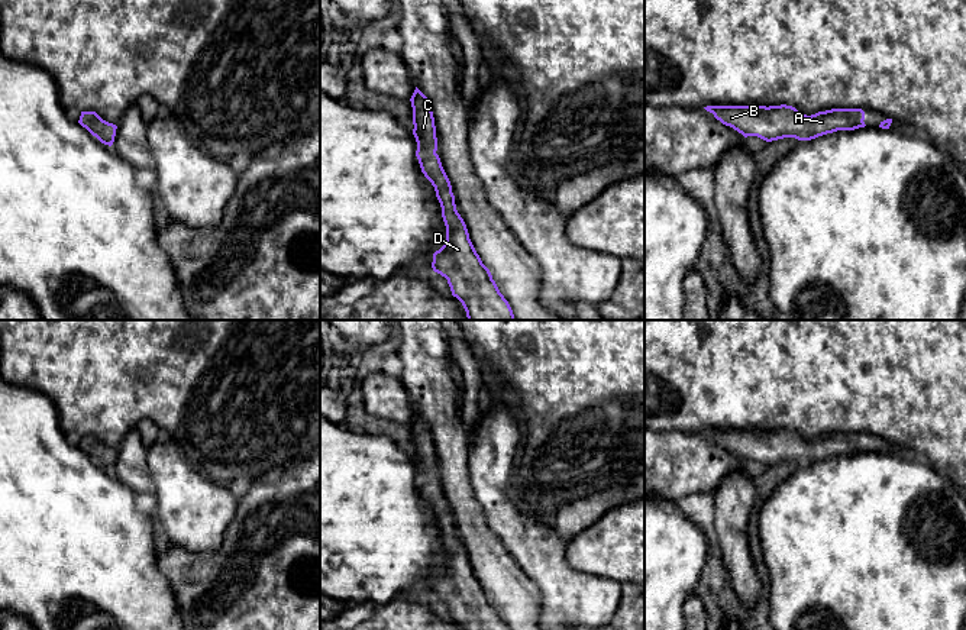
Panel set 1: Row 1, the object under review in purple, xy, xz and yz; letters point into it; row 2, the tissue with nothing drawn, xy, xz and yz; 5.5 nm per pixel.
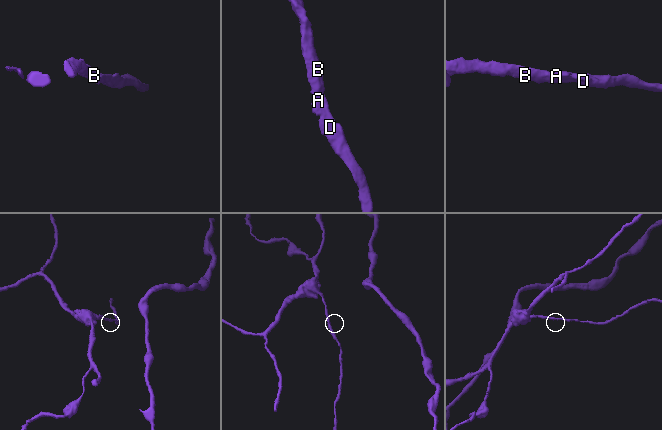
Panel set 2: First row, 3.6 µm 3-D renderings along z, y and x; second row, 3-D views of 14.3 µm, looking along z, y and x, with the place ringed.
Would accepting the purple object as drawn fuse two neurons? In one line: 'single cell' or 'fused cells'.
single cell

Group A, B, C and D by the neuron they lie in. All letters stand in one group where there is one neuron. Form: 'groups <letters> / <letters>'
groups A B C D

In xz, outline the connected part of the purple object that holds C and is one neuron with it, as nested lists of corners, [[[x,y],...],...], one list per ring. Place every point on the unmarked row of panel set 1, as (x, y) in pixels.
[[[416,411],[410,426],[413,459],[417,466],[416,481],[421,497],[434,511],[446,550],[446,566],[433,578],[432,592],[448,604],[452,620],[462,630],[510,630],[476,578],[466,549],[456,534],[450,505],[436,478],[436,450],[429,424]]]

